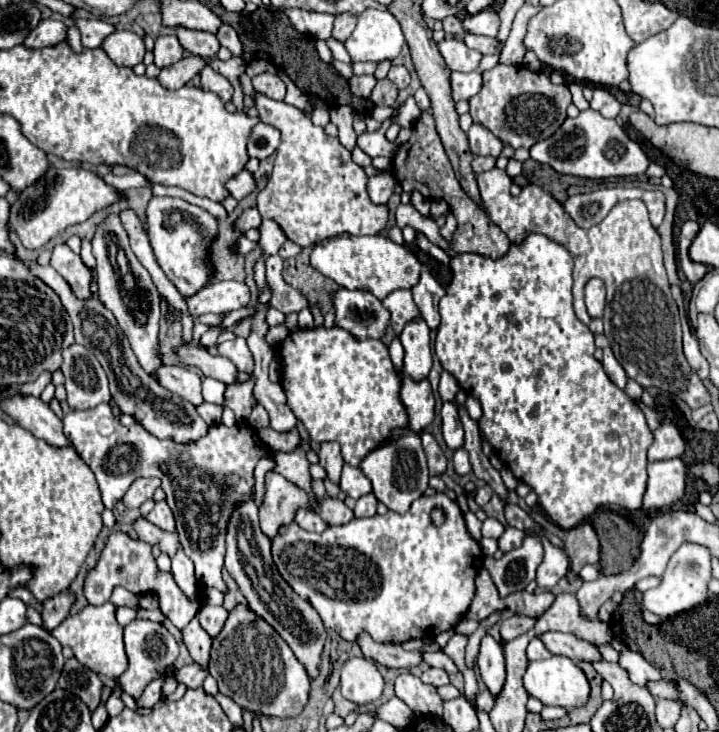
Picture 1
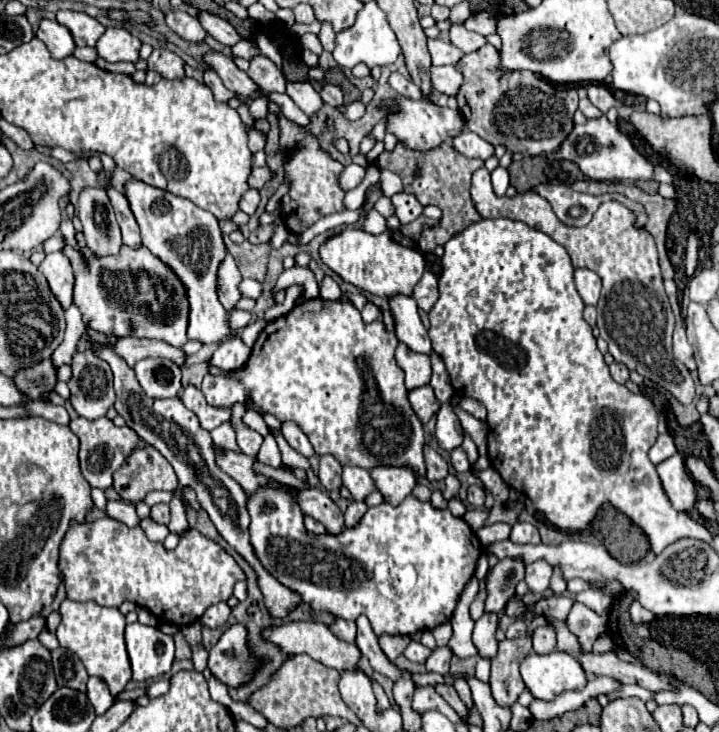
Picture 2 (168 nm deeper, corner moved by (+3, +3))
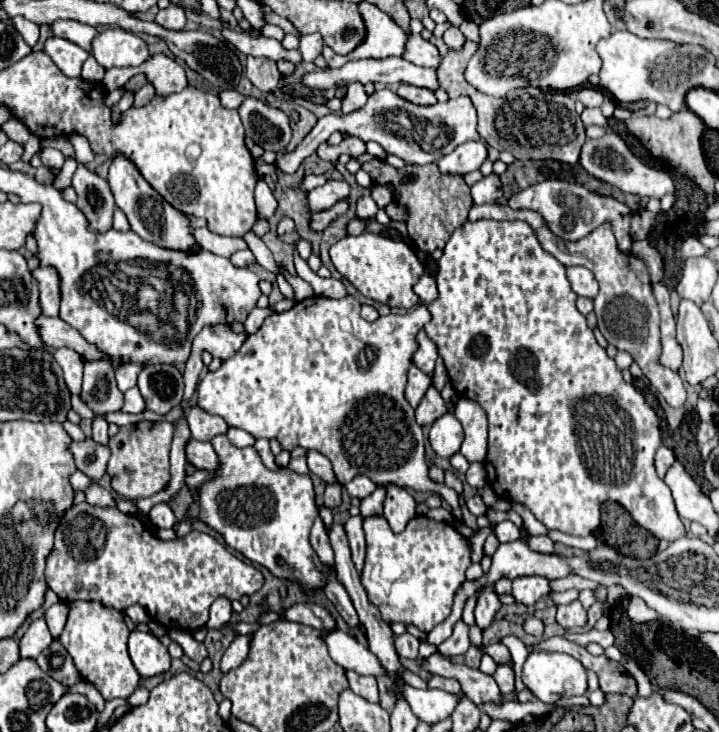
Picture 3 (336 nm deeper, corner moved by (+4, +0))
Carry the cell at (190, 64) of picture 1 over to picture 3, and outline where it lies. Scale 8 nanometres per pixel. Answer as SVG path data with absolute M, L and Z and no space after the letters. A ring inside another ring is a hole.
M146 83L146 85L134 95L134 107L144 107L144 105L148 105L148 103L152 101L152 97L154 97L154 87L152 87L150 83Z

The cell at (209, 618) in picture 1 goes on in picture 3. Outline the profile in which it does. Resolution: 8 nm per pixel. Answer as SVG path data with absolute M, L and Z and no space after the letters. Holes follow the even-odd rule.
M218 597L210 607L210 621L206 623L206 627L220 629L222 625L226 625L230 621L230 617L232 617L230 601L226 597Z

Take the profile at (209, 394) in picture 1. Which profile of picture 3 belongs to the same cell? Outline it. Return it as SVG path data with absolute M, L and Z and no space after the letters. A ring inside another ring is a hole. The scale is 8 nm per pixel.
M232 427L226 435L228 435L230 443L236 445L236 447L252 447L254 445L254 437L250 433L246 433L244 429L234 429Z

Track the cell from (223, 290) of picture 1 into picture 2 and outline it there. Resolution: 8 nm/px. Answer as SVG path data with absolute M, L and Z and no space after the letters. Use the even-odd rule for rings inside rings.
M245 278L241 280L239 284L239 290L241 290L241 296L243 298L259 298L261 296L261 284L257 280L251 280L251 278Z

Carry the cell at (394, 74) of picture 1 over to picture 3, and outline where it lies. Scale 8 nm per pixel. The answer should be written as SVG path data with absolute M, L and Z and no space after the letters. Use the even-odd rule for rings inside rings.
M400 85L398 87L398 95L410 103L416 103L416 105L434 105L436 103L436 97L434 97L434 91L430 89L422 89L422 87L416 87L416 85Z

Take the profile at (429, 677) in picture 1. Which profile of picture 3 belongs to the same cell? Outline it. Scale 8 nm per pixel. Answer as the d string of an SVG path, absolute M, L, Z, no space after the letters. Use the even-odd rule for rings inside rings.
M460 619L456 625L454 625L454 631L452 635L442 643L438 645L438 651L446 657L454 657L454 655L464 655L470 647L470 639L468 639L468 631L470 627Z

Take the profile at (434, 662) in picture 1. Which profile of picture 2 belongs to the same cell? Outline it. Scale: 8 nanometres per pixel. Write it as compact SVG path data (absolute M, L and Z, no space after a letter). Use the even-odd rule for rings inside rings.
M411 642L403 654L405 654L411 662L425 664L425 660L431 656L431 652L433 652L433 650L431 650L431 648L427 648L427 646L423 646L421 642Z

